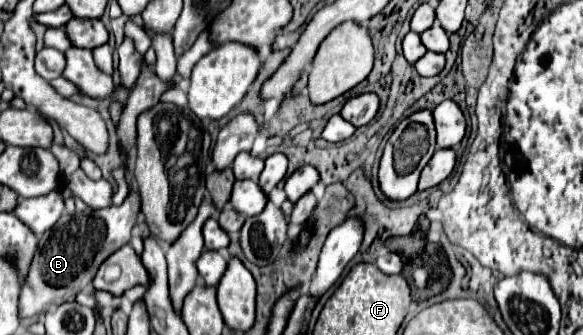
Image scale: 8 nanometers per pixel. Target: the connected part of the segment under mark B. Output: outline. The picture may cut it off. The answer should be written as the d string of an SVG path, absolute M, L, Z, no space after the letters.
M131 192L131 194L125 198L125 202L123 202L121 206L109 206L109 208L103 208L103 210L85 210L85 212L77 212L75 216L71 216L71 218L67 218L67 220L65 220L65 214L63 214L63 218L61 218L51 230L47 230L47 232L39 238L39 244L37 244L37 256L33 256L33 266L29 266L29 276L25 276L23 286L21 286L21 296L19 296L19 316L21 316L21 318L33 318L33 316L45 314L49 308L55 308L55 306L59 306L59 304L63 304L63 302L73 302L75 296L77 296L83 288L87 288L87 286L91 284L91 280L93 280L95 272L99 270L99 266L101 266L113 252L117 252L117 248L129 244L129 240L131 240L131 230L133 230L135 224L137 224L139 206L141 206L141 204L139 204L139 196L137 196L135 192Z

